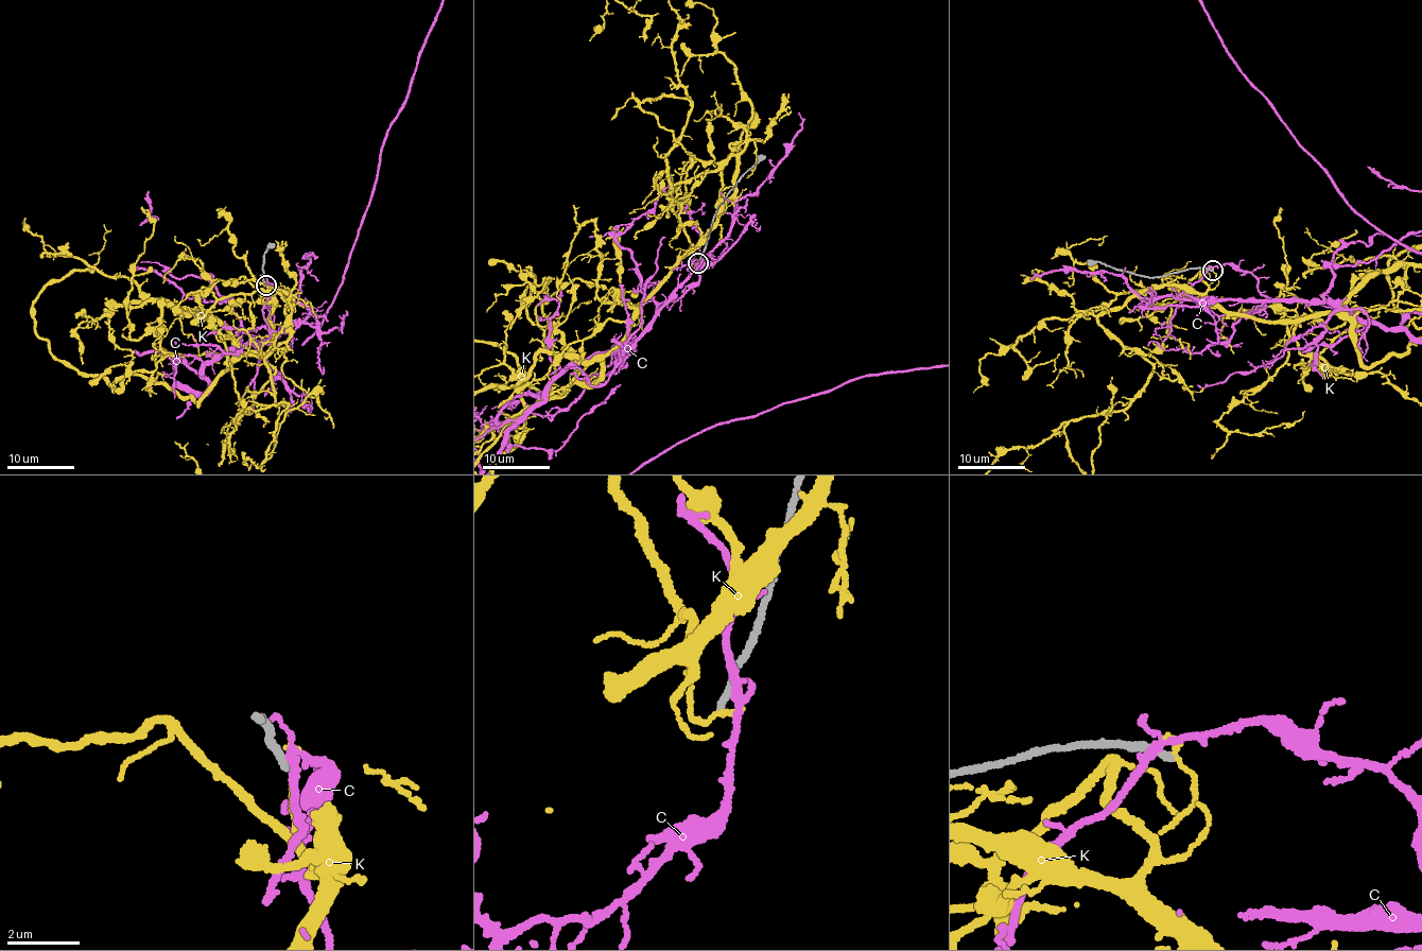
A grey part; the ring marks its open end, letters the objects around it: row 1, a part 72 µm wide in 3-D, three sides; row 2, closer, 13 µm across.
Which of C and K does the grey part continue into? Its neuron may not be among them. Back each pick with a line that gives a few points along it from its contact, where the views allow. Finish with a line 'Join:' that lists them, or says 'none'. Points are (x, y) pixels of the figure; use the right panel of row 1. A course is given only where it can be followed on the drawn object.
Join: none

